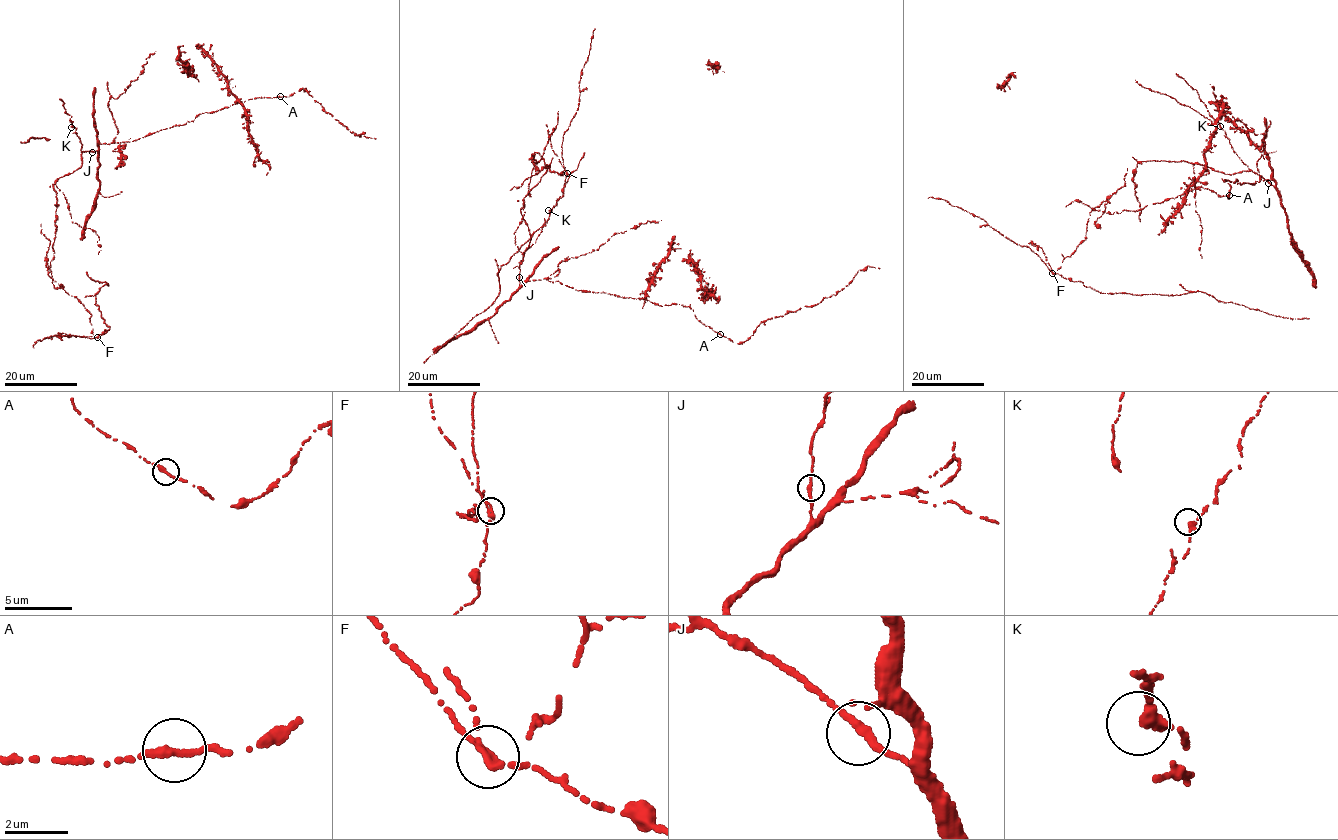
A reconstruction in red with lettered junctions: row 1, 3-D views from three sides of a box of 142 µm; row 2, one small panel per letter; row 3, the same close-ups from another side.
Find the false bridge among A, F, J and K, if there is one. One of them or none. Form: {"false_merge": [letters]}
{"false_merge": ["F"]}

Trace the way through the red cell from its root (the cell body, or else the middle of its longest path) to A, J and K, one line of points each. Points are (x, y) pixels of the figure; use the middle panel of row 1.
A: (527, 224), (521, 286), (545, 279), (578, 291), (679, 304), (720, 334)
J: (527, 224), (531, 240), (523, 254), (519, 277)
K: (527, 224), (531, 240), (523, 254), (541, 232), (549, 217), (548, 210)

